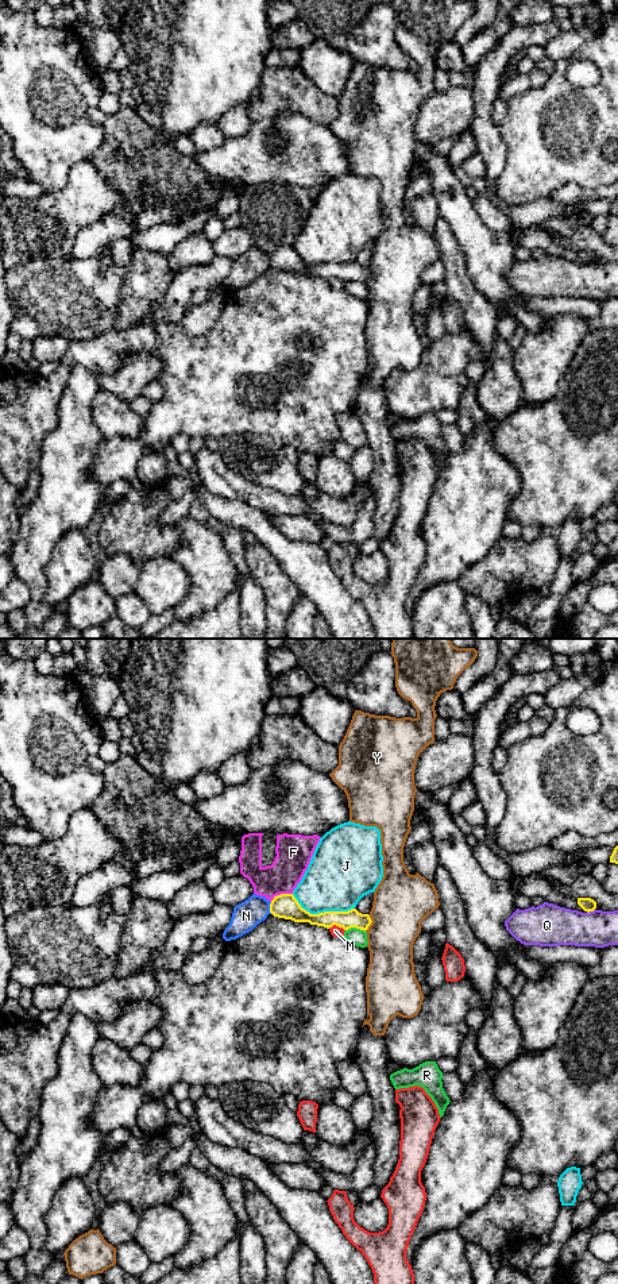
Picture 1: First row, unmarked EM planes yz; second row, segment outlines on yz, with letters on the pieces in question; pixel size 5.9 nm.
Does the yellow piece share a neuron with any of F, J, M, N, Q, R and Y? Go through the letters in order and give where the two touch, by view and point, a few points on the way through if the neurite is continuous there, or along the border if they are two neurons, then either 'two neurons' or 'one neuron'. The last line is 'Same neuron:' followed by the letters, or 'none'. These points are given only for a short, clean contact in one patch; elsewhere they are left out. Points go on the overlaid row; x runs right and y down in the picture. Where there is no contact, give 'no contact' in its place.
F: meets yellow in yz at (281, 894); two neurons
J: meets yellow in yz at (321, 913); border along yz (292, 894), (311, 913), (347, 912), (354, 909); two neurons
M: meets yellow in yz at (336, 925); two neurons
N: meets yellow in yz at (270, 907); two neurons
Q: meets yellow in yz at (590, 910); two neurons
R: meets yellow in yz at (355, 926); border along yz (346, 929), (355, 928), (364, 932); two neurons
Y: meets yellow in yz at (370, 922); two neurons
Same neuron: none

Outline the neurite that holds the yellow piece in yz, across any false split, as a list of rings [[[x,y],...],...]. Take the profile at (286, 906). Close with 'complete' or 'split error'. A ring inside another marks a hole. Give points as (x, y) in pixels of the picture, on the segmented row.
[[[293,894],[274,897],[270,903],[270,913],[278,918],[291,919],[294,922],[309,922],[310,925],[324,926],[327,929],[336,925],[344,930],[356,928],[366,932],[372,922],[368,914],[362,914],[356,909],[310,914],[301,907]]]; complete

